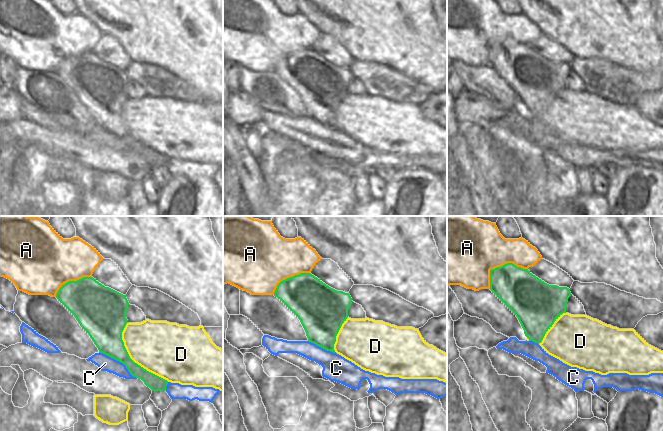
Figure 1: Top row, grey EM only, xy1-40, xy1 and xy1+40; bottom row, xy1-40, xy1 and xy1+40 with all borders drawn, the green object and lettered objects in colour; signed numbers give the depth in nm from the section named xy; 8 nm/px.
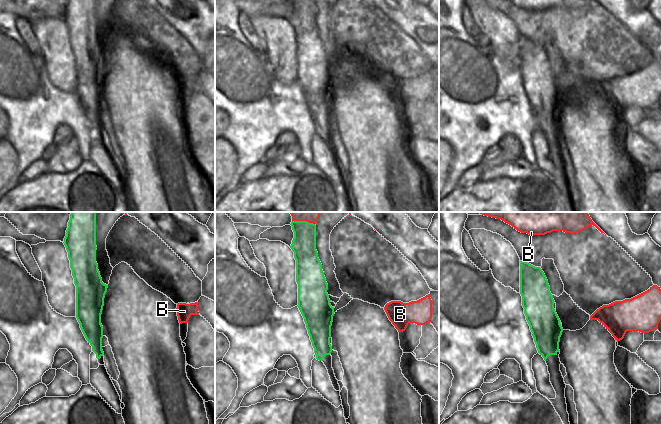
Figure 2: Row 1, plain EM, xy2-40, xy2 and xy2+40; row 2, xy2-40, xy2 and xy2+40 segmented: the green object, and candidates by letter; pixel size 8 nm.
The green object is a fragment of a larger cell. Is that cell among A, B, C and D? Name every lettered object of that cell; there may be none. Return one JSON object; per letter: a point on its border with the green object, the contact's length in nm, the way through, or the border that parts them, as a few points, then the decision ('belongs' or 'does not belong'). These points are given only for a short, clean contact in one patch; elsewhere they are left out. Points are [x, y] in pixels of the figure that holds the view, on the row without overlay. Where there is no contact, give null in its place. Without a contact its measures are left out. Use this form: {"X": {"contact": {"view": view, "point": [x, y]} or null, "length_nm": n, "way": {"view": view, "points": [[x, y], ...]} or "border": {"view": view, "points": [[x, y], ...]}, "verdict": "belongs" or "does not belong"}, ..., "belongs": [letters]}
{"A": {"contact": {"view": "xy1+40", "point": [499, 43]}, "length_nm": 360, "verdict": "does not belong"}, "B": {"contact": null, "verdict": "does not belong"}, "C": {"contact": {"view": "xy1-40", "point": [119, 137]}, "length_nm": 380, "verdict": "does not belong"}, "D": {"contact": {"view": "xy1-40", "point": [131, 135]}, "length_nm": 600, "verdict": "does not belong"}, "belongs": []}

